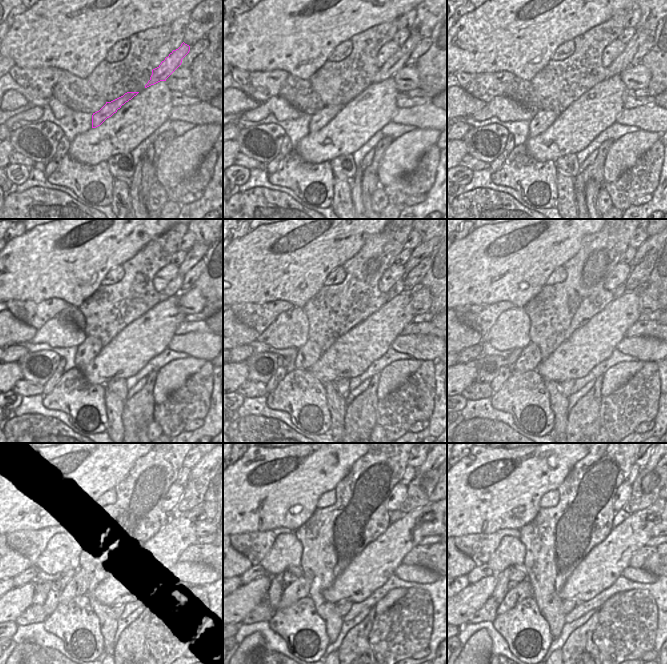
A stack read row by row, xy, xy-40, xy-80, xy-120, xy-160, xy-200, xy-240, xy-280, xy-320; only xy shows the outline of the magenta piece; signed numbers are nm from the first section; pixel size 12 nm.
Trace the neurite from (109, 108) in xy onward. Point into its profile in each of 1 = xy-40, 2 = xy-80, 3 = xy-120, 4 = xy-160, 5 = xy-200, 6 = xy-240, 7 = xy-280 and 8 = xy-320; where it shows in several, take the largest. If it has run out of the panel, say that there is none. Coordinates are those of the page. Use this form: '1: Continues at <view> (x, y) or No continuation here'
1: Continues at xy-40 (318, 120)
2: Continues at xy-80 (541, 121)
3: Continues at xy-120 (89, 349)
4: Continues at xy-160 (307, 355)
5: Continues at xy-200 (529, 359)
6: Continues at xy-240 (78, 585)
7: Continues at xy-280 (300, 588)
8: Continues at xy-320 (523, 589)

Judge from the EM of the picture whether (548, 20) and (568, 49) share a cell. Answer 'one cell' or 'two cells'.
two cells

